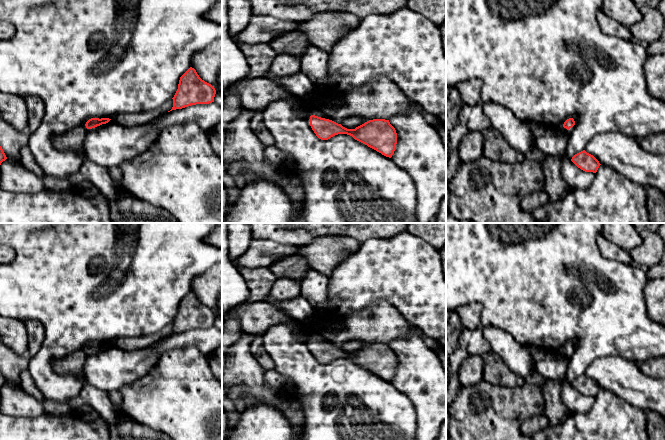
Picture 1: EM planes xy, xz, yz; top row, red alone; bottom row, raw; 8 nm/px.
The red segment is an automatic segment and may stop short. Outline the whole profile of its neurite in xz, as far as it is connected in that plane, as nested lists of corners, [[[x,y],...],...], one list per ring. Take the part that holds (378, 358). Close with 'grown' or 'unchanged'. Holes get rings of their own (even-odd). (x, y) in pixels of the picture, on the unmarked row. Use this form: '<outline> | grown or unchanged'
[[[311,339],[310,350],[321,364],[328,364],[338,358],[347,358],[355,364],[391,382],[397,368],[397,357],[389,344],[373,343],[356,351],[347,353],[332,344]]] | unchanged

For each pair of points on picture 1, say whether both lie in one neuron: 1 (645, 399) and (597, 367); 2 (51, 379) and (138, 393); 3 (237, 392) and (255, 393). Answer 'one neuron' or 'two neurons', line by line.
1: one neuron
2: two neurons
3: two neurons

